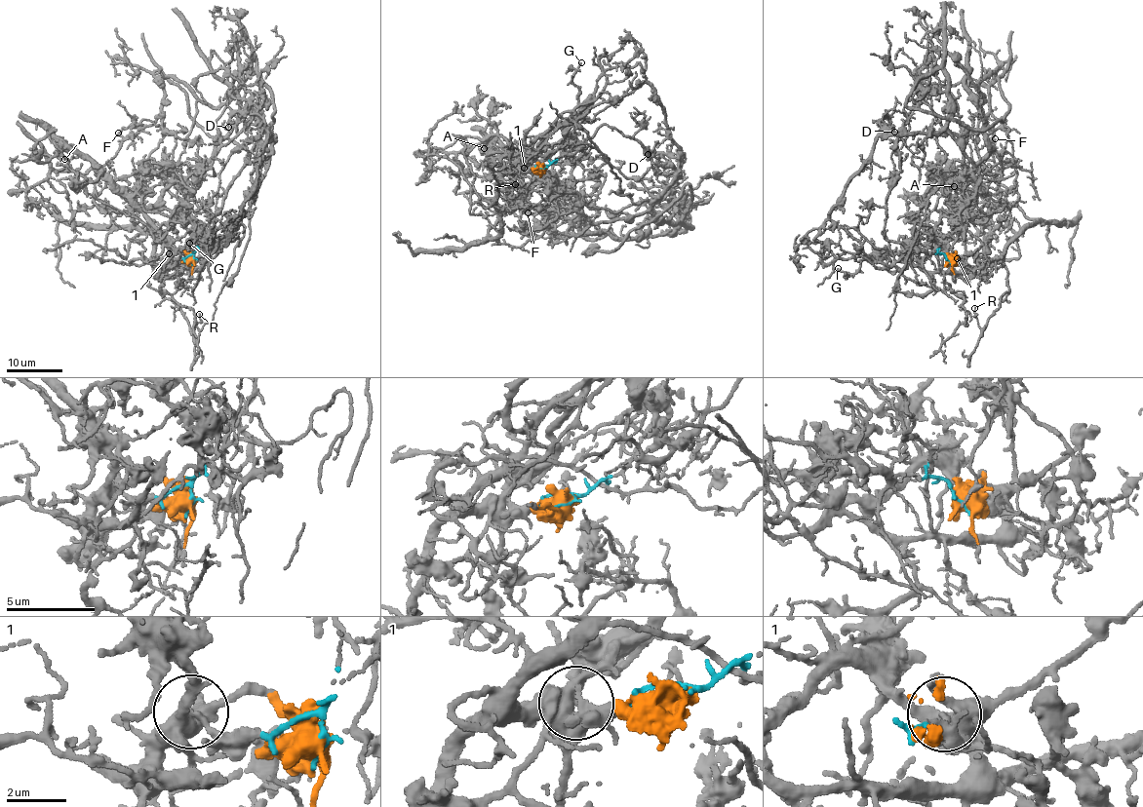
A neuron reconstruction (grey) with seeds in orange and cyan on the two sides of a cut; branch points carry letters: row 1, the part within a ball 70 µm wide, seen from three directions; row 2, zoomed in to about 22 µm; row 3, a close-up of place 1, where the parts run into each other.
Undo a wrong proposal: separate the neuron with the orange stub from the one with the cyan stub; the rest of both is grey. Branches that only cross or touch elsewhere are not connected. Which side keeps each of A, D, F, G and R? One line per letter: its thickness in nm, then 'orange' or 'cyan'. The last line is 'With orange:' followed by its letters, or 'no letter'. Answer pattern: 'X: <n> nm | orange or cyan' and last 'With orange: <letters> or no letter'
A: 140 nm | orange
D: 150 nm | cyan
F: 140 nm | cyan
G: 130 nm | orange
R: 100 nm | orange
With orange: A, G, R

